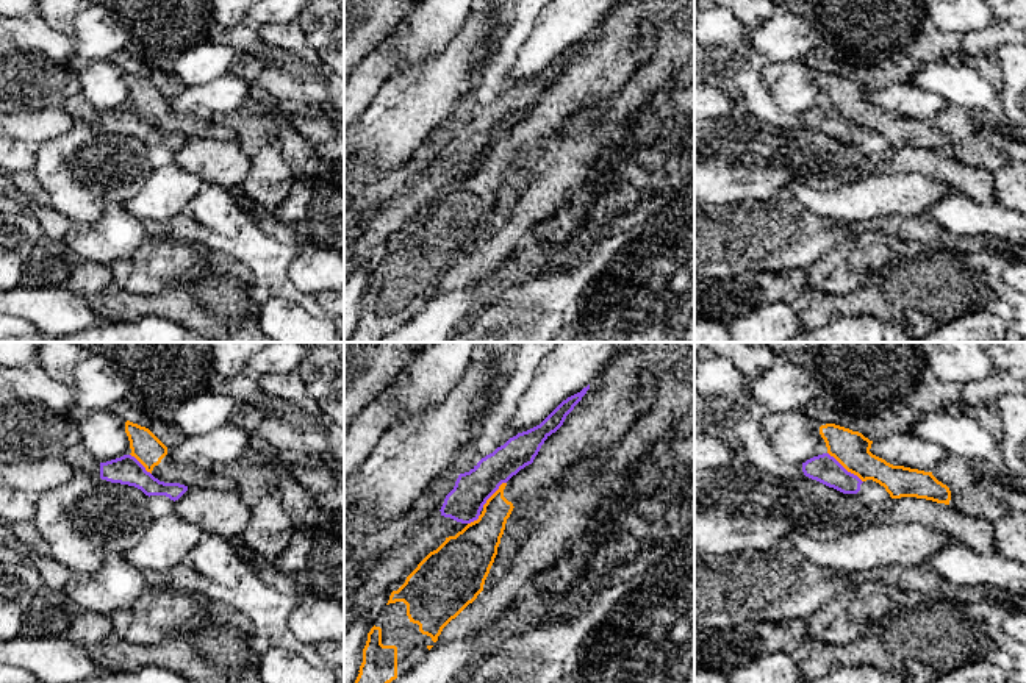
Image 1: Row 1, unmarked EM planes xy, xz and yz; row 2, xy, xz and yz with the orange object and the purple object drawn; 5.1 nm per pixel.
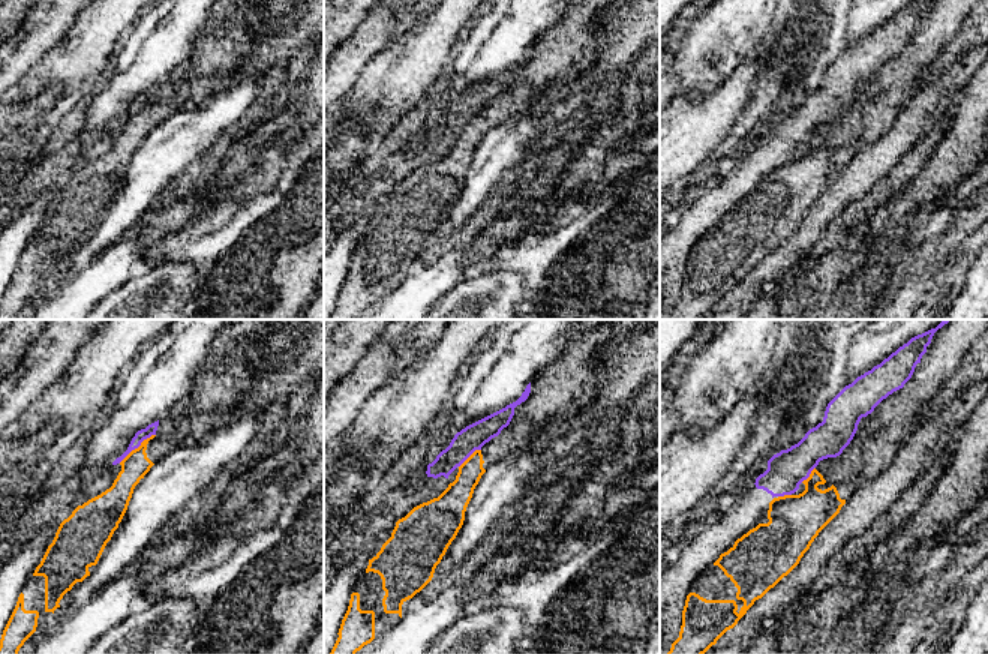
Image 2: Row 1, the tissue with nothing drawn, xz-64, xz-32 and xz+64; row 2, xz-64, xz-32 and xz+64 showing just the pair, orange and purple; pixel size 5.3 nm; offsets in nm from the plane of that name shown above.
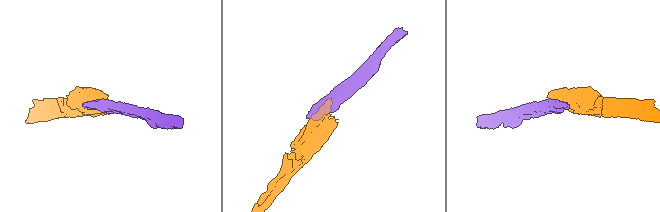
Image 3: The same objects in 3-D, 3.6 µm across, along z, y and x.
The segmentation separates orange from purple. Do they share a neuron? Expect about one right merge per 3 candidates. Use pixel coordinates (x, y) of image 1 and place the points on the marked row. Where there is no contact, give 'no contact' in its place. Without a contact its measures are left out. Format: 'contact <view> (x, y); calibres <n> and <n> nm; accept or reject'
contact yz (845, 468); calibres 190 and 150 nm; reject

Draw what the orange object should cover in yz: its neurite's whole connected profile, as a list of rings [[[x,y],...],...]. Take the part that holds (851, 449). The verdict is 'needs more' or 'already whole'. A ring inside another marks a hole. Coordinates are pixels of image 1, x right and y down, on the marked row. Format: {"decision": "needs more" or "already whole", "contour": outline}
{"decision": "already whole", "contour": [[[826,424],[820,427],[827,453],[862,481],[873,480],[885,488],[891,499],[917,497],[949,505],[951,491],[932,472],[893,466],[870,452],[873,441],[859,431]]]}

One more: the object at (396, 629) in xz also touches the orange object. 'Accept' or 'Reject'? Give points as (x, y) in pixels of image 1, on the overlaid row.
Accept

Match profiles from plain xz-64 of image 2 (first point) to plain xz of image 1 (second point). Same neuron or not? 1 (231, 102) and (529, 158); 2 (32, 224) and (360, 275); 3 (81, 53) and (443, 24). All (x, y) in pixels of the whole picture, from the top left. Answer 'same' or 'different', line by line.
1: same
2: same
3: different

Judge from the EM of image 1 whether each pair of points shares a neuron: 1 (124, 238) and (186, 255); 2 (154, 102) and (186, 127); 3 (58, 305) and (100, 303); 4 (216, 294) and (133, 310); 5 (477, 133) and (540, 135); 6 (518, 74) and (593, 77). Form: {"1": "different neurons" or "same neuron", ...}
{"1": "different neurons", "2": "same neuron", "3": "different neurons", "4": "same neuron", "5": "different neurons", "6": "different neurons"}

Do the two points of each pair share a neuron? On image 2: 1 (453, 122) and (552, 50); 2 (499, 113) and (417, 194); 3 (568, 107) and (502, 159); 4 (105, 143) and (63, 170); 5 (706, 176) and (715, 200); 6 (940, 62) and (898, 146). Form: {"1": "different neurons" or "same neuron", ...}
{"1": "different neurons", "2": "same neuron", "3": "same neuron", "4": "same neuron", "5": "different neurons", "6": "different neurons"}

